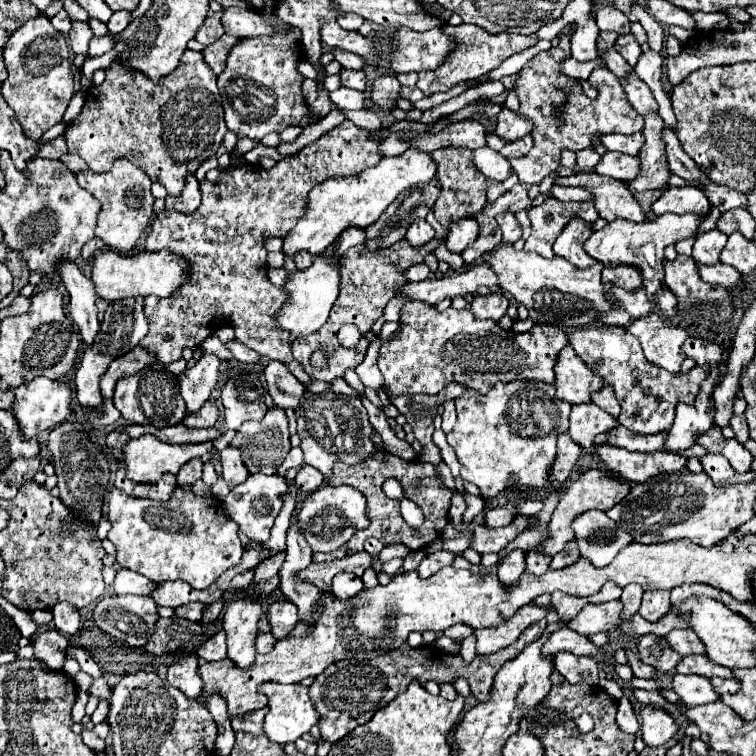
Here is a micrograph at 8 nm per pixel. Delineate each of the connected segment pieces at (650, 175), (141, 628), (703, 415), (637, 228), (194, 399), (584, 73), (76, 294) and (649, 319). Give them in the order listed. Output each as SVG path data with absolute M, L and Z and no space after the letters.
M647 113L645 117L645 127L643 127L643 149L639 151L639 177L633 183L627 183L627 189L631 193L635 191L647 191L647 189L667 189L667 177L669 177L669 167L665 159L665 145L661 141L661 129L663 129L663 119L661 115Z
M113 595L101 599L93 607L93 619L97 627L111 637L131 647L143 647L155 631L159 613L151 597Z
M715 363L711 365L711 373L701 385L701 395L697 395L697 401L693 405L685 405L685 403L677 405L673 427L665 439L667 451L675 453L675 451L689 449L691 445L697 443L699 435L703 435L705 431L713 427L713 419L707 415L707 409L709 409L711 391L717 385L717 375L719 373L717 373L717 363Z
M665 213L661 217L657 217L655 221L643 221L643 223L633 223L633 221L611 221L607 223L603 229L595 231L589 237L589 255L593 259L603 261L603 265L613 267L619 263L627 263L627 265L635 265L639 267L639 271L643 273L643 287L647 291L647 297L651 301L655 301L661 311L665 313L665 317L673 319L677 313L677 297L673 291L669 289L661 289L661 281L663 281L663 251L667 245L677 243L681 239L693 237L697 233L697 227L701 223L703 217L699 215L673 215L673 213Z
M203 353L191 369L185 369L179 375L181 395L187 403L187 413L195 413L209 399L209 393L213 391L219 377L219 365L221 359L217 355Z
M567 57L565 61L559 63L561 73L567 75L567 77L571 77L571 79L589 79L591 71L593 71L595 67L599 67L599 65L605 65L605 63L603 63L601 59L589 61L589 63L579 63L579 61L571 59L571 57Z
M61 261L57 265L57 271L61 273L61 279L69 293L69 315L77 325L85 345L91 345L91 341L99 333L95 285L91 285L91 279L85 277L71 261Z
M651 313L647 317L631 321L627 331L635 337L639 337L641 347L645 351L645 357L671 371L677 373L681 363L685 361L681 345L689 337L689 329L675 325L667 319L663 319L659 313Z

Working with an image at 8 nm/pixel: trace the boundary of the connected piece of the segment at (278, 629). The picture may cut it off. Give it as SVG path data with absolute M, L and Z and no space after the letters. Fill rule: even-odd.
M273 601L267 611L267 619L271 623L271 633L275 639L289 637L289 633L297 625L297 609L291 605L291 601ZM293 609L293 611L287 611Z

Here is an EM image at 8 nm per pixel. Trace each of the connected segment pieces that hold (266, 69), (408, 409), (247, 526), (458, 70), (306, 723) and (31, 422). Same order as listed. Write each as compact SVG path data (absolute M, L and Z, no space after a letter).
M287 25L285 31L275 31L271 37L241 39L229 51L223 73L217 75L229 131L239 137L261 139L267 133L283 131L291 125L307 127L311 113L307 113L307 103L301 93L303 77L297 71L297 65L303 59L301 31L297 27Z
M437 393L435 397L429 395L399 395L391 397L393 405L407 417L407 423L413 427L415 439L423 445L423 451L419 453L421 461L431 461L435 465L435 475L441 481L439 465L441 465L441 449L433 443L433 417L437 415L437 407L445 403L445 397Z
M255 473L249 475L247 481L243 485L237 485L225 499L223 499L223 509L227 513L227 517L231 517L239 529L255 543L265 543L269 539L269 531L273 527L273 521L277 517L277 513L283 507L283 497L289 493L289 481L281 475L263 475L263 473Z
M463 23L459 27L447 25L447 27L443 27L443 31L457 39L457 47L445 59L445 63L439 65L439 69L429 71L429 73L419 73L417 87L425 95L433 95L433 93L439 93L439 91L449 91L455 83L465 81L465 79L477 79L479 73L487 73L487 71L499 67L513 53L519 53L519 51L531 47L533 43L537 43L537 35L513 35L513 33L491 35L485 29L479 29L477 25L467 25L467 23Z
M267 681L259 687L261 693L265 693L269 697L269 713L265 715L265 733L271 741L285 745L289 741L297 741L303 733L307 733L313 725L319 723L319 713L313 705L313 701L309 699L309 687L301 685L301 683L291 683L291 685L283 685L277 681Z
M35 377L29 383L19 385L13 389L17 397L17 405L13 407L13 415L21 427L21 433L25 439L37 437L41 431L47 431L51 427L57 427L71 415L71 387L67 381L51 381L47 377Z

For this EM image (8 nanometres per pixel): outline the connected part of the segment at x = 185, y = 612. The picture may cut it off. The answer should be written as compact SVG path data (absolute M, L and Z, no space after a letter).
M191 603L191 605L183 605L183 607L175 609L175 615L181 615L181 617L191 619L191 621L201 621L205 607L207 607L207 605L203 605L203 603Z

